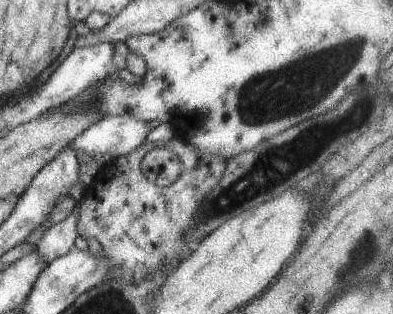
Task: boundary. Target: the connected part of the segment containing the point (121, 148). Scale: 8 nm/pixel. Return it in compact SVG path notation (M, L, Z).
M123 114L120 116L105 116L101 120L97 120L95 124L91 124L89 128L85 128L79 136L75 136L69 146L73 150L81 150L88 156L92 157L95 154L107 154L112 157L118 155L128 154L131 150L135 150L137 146L140 146L145 142L145 136L153 128L155 123L143 122L143 120L137 120L129 114Z

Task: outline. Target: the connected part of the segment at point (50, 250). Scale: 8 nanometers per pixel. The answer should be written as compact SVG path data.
M78 205L71 210L67 218L48 227L43 236L37 240L35 250L45 262L49 263L53 258L67 254L74 247L74 240L78 236L77 216L79 216Z

